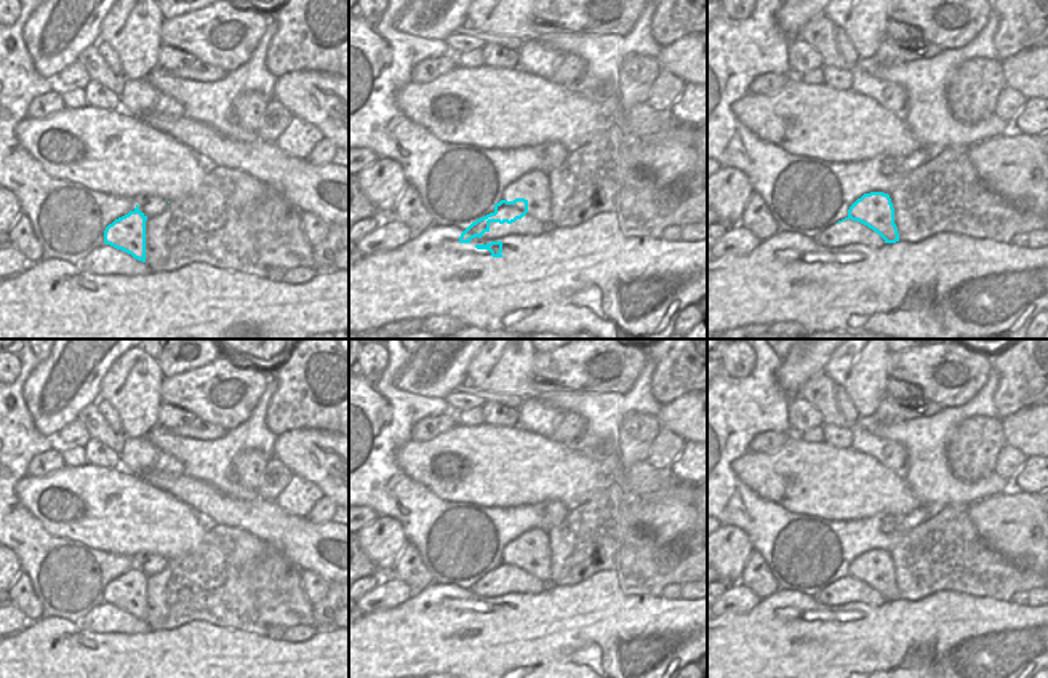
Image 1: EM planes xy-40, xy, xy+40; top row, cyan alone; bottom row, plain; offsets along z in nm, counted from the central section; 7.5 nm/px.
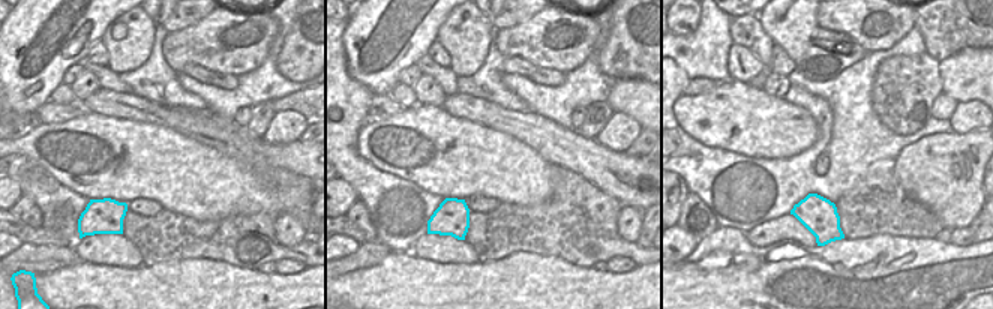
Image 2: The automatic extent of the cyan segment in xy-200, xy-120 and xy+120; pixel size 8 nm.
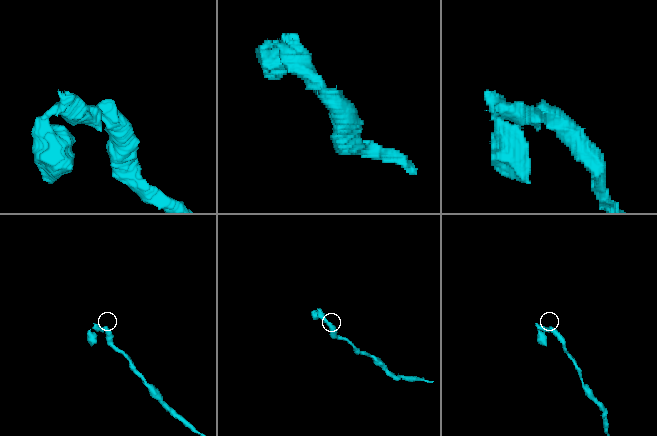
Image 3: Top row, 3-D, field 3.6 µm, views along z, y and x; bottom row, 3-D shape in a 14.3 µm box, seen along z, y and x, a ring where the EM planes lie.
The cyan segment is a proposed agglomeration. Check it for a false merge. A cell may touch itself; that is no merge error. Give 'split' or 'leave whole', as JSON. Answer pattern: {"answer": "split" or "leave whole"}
{"answer": "leave whole"}

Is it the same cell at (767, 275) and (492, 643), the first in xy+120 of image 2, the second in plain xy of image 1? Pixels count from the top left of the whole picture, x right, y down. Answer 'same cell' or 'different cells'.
same cell

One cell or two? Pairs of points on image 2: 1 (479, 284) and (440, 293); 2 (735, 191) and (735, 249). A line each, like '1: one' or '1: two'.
1: one
2: two

